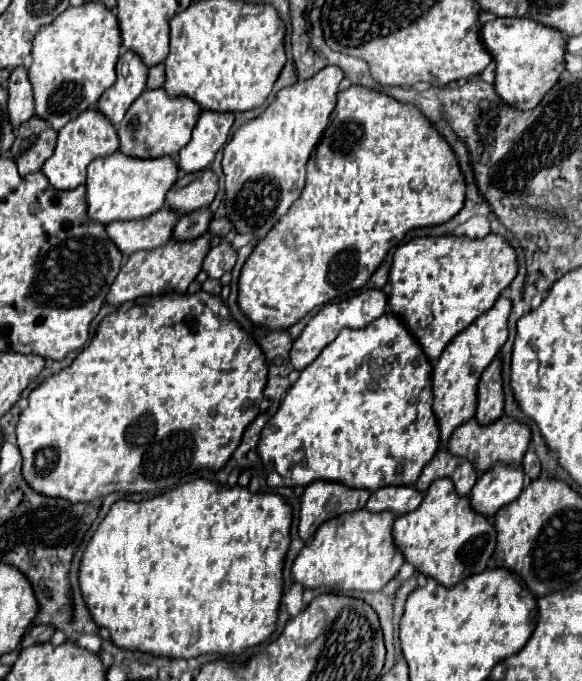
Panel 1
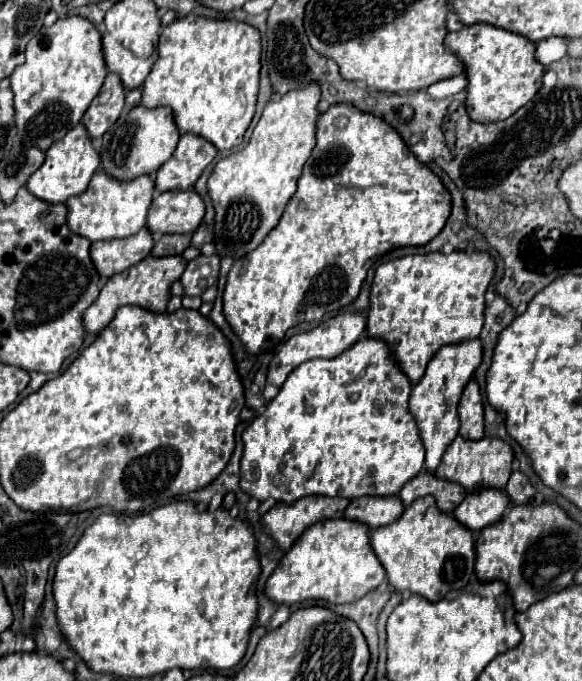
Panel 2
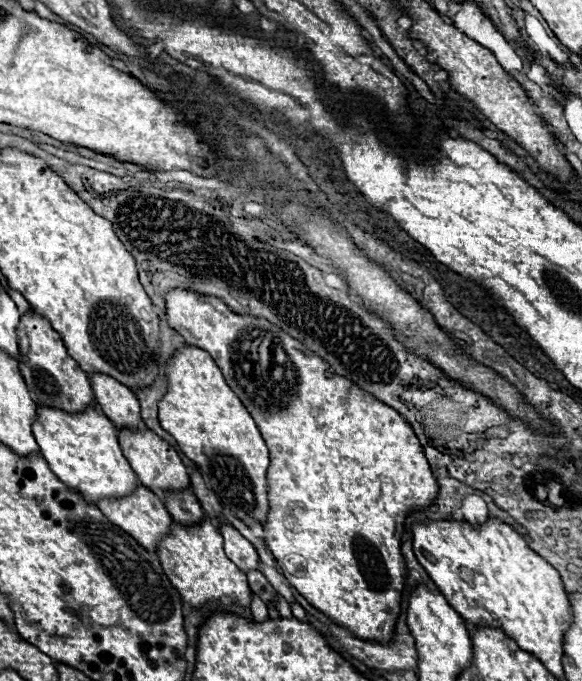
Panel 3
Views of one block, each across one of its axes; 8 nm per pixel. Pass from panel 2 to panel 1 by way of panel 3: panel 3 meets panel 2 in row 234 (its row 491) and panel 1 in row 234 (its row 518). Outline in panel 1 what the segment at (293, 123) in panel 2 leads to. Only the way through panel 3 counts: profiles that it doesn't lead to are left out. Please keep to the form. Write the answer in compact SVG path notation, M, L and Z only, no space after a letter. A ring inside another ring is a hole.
M326 66L316 76L282 88L258 118L234 132L224 148L222 168L226 174L226 210L236 232L264 238L302 194L306 162L328 126L342 78L344 72L338 66Z

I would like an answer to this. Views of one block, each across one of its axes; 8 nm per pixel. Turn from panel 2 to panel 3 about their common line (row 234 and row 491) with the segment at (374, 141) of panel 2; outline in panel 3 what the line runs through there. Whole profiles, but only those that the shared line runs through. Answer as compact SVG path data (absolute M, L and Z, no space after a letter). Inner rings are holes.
M172 290L168 298L164 298L166 310L168 310L168 324L184 336L186 344L198 346L216 360L218 368L222 370L228 386L238 394L242 404L248 408L252 414L268 450L270 450L270 466L266 472L266 482L268 482L268 500L270 500L270 510L264 522L264 542L272 556L276 556L278 566L282 568L284 578L294 586L316 610L324 612L328 618L332 618L338 626L344 626L352 630L358 638L362 640L374 640L374 642L390 642L394 634L394 624L396 616L400 614L400 598L402 598L402 588L406 580L406 568L404 568L404 558L400 554L400 538L404 534L404 528L398 528L404 524L404 518L408 516L410 510L414 508L424 508L430 506L436 498L438 484L436 478L430 472L430 466L426 462L424 450L412 430L412 426L388 404L380 402L378 398L372 398L372 394L364 394L360 386L354 382L348 382L348 378L338 376L334 372L328 372L330 366L320 360L312 350L308 350L302 342L296 342L292 336L284 334L278 326L272 326L272 322L264 322L264 318L252 318L244 314L232 312L220 298L208 296L208 294L192 294L192 290Z

